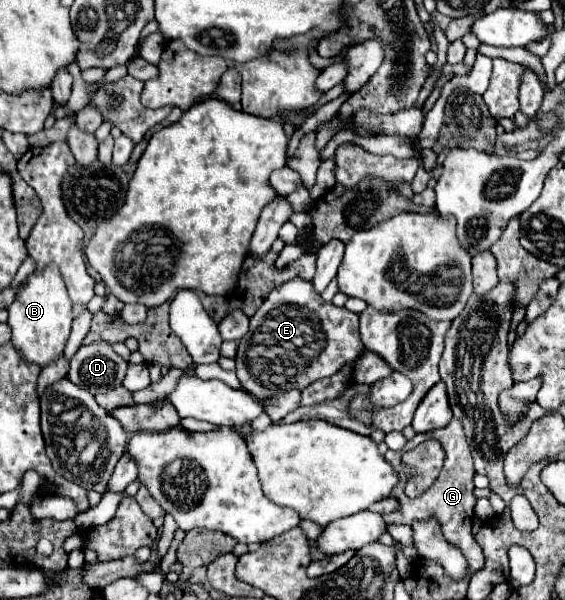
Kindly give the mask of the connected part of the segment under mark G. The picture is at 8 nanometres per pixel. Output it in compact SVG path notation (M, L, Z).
M453 417L449 421L449 425L445 425L441 429L433 429L433 431L427 433L416 434L413 439L408 441L403 450L413 449L423 441L434 438L441 442L446 453L445 467L441 469L439 479L431 485L431 489L427 489L425 495L421 495L417 499L409 499L405 495L404 489L406 474L399 474L399 483L393 495L401 501L401 507L397 511L393 511L391 515L387 515L385 523L387 525L401 525L401 523L415 523L415 521L429 521L429 519L439 521L445 539L449 543L459 545L459 549L467 557L469 567L471 567L471 571L469 571L467 577L471 577L473 571L477 571L479 567L483 567L483 551L479 551L479 545L475 543L475 539L471 535L473 505L475 505L475 495L473 495L473 473L475 473L475 469L473 469L473 457L471 457L471 449L469 449L469 443L467 443L461 419Z

